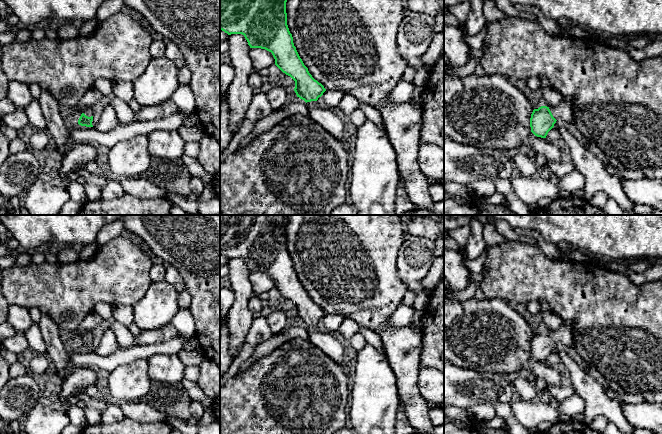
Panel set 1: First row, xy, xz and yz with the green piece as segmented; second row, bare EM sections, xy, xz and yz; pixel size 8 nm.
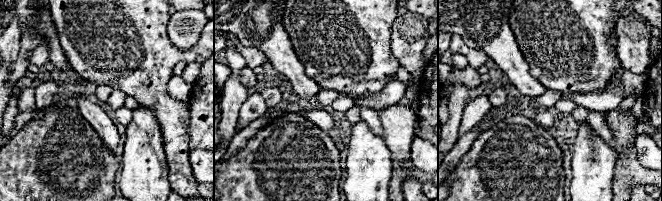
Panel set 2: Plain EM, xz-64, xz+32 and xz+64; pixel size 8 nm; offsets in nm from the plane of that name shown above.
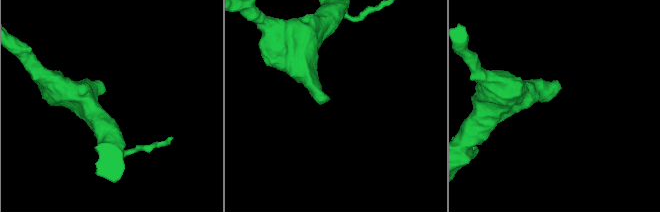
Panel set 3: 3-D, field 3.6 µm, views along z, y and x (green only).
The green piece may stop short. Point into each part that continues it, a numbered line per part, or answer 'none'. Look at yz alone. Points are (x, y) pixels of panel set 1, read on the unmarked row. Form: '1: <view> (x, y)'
1: yz (563, 336)

